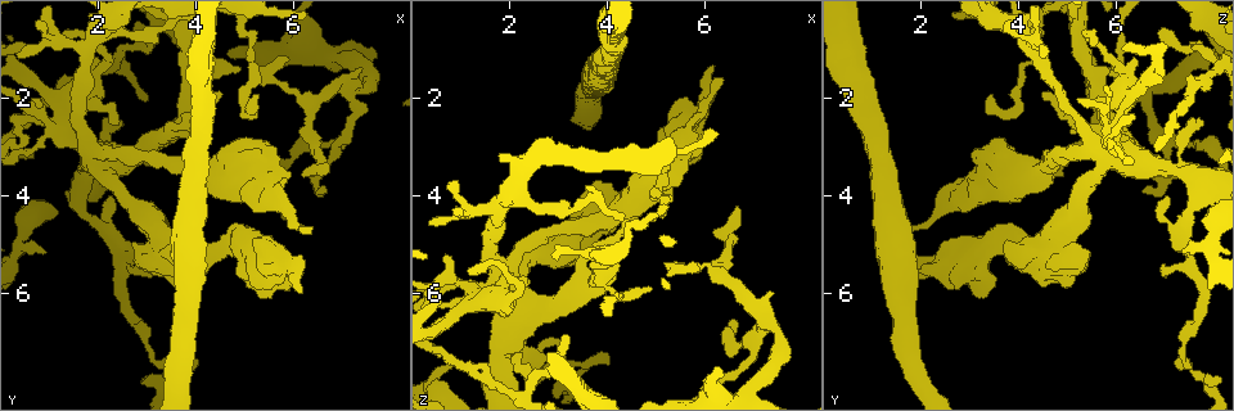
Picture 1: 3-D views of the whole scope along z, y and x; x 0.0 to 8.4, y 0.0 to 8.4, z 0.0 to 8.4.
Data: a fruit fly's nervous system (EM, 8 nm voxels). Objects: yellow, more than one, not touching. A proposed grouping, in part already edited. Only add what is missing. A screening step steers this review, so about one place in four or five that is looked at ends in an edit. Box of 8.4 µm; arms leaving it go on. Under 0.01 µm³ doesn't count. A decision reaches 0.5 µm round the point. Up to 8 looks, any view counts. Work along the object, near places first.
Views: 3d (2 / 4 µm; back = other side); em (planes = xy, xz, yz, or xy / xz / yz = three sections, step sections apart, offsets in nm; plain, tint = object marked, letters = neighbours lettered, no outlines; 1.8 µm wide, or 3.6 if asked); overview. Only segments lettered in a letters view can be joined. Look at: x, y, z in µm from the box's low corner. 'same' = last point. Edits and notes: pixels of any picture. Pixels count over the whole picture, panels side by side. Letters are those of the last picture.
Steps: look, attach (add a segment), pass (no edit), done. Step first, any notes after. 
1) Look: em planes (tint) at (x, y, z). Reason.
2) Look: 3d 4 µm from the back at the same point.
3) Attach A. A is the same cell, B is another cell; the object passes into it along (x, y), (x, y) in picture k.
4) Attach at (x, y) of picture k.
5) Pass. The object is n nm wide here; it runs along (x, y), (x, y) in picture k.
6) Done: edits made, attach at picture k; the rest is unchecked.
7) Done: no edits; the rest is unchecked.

Look: 3d 2 µm at (5.60, 1.65, 5.50). Abrupt turn.

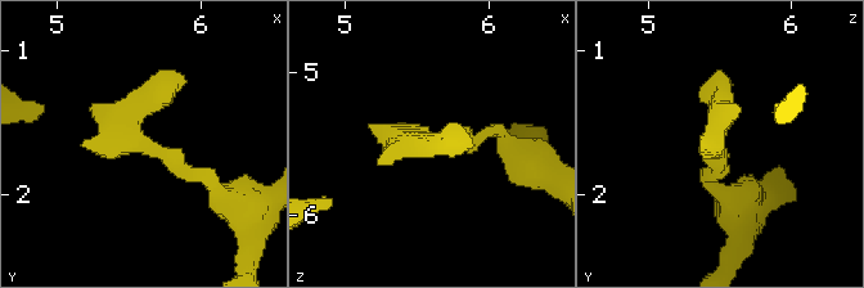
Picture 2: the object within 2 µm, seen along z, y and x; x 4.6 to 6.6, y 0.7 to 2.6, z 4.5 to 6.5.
Look: em planes (tint) at (5.58, 1.60, 5.52). Need the tissue.

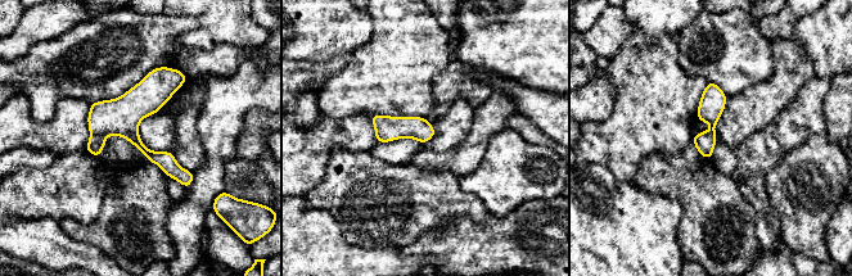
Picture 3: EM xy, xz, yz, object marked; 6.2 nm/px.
Look: em planes (letters) at the same point.

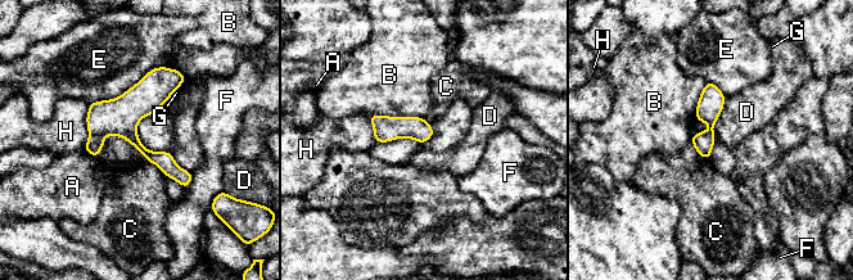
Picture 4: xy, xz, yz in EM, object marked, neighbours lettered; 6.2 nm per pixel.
Pass. The object is 130 nm wide here; A, B, C, D, E, F, G and H are other cells; no lettered segment goes on from it.

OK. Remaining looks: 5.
Look: em planes (letters) at (3.95, 7.30, 7.40). Branch stops here.

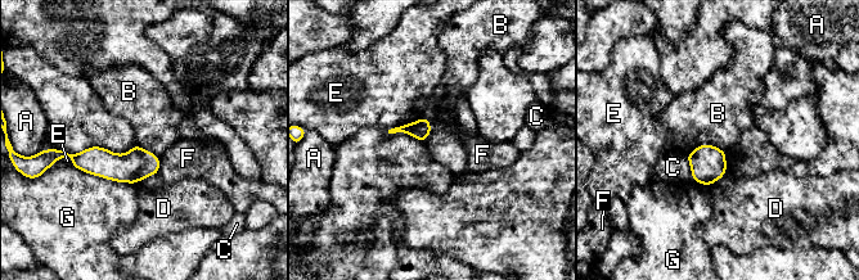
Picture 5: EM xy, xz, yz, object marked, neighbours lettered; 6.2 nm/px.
Pass. The longest contact is with G, 420 nm; A, B, C, D, E, F and G are other cells; none of them fits.

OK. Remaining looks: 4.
Look: em xy step 16 (letters) at (2.30, 3.95, 7.00).

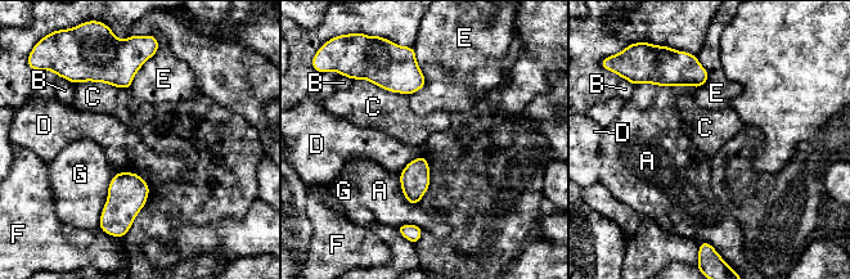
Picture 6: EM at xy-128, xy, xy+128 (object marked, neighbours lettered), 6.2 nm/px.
Look: em planes (letters) at the same point. Cut it another way.

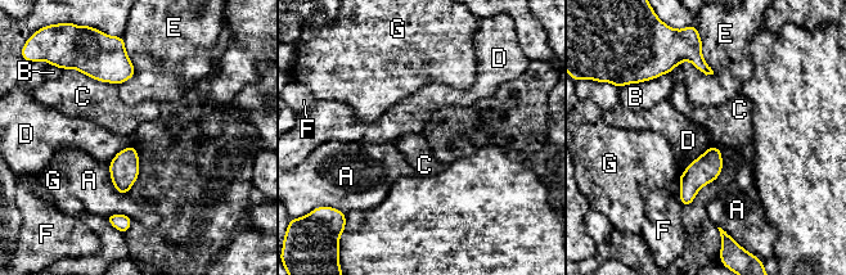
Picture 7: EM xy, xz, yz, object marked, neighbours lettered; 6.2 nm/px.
Pass. The object is 120 nm wide here; A, B, C, D, E, F and G are other cells; a border runs along (710, 147), (680, 175) in picture 7; no lettered segment goes on from it.

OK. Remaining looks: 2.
Look: em planes (letters) at (0.65, 3.10, 5.85). Abrupt turn.

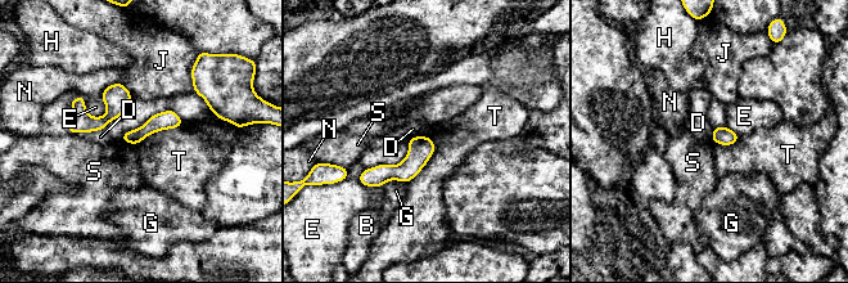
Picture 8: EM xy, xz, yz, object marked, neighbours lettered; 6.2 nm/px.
Pass. The longest contact is with T, 320 nm; B, D, E, G, H, J, N, S and T are other cells; a border runs along (427, 135), (434, 152), (407, 183) in picture 8; none of them fits.

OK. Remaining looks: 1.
Done: no edits; the rest is unchecked.

